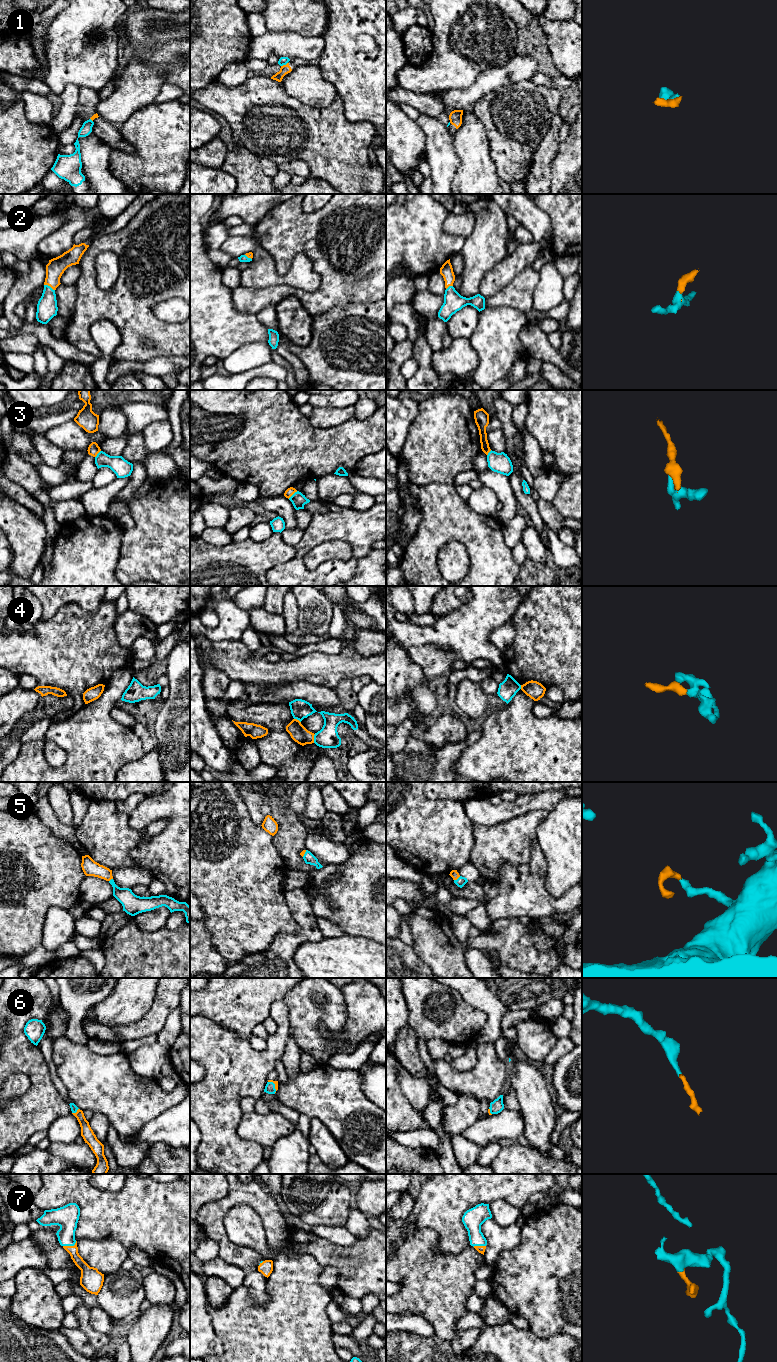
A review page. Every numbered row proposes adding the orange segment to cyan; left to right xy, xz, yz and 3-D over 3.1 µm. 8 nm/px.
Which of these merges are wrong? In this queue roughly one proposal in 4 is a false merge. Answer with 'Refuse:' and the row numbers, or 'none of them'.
Refuse: 1, 3, 4

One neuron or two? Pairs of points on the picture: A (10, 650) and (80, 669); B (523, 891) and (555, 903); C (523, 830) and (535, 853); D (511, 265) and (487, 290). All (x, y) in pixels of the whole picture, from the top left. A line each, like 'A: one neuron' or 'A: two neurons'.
A: one neuron
B: one neuron
C: two neurons
D: one neuron

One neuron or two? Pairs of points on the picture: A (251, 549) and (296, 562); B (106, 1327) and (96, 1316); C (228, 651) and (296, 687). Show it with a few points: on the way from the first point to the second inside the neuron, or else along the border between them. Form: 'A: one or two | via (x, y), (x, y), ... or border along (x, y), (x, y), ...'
A: two | border along (296, 548), (291, 559), (268, 571)
B: one | via (103, 1324), (99, 1319)
C: two | border along (314, 684), (308, 681), (294, 681), (267, 687)

